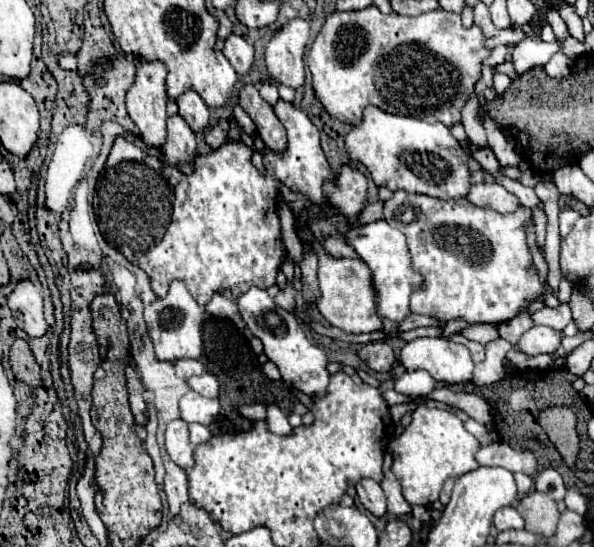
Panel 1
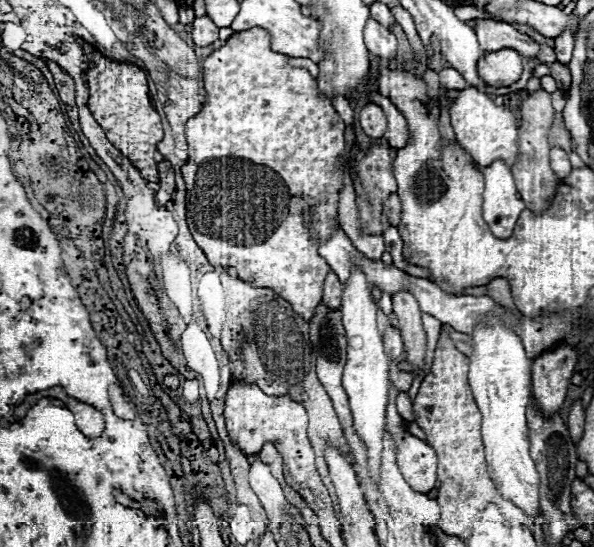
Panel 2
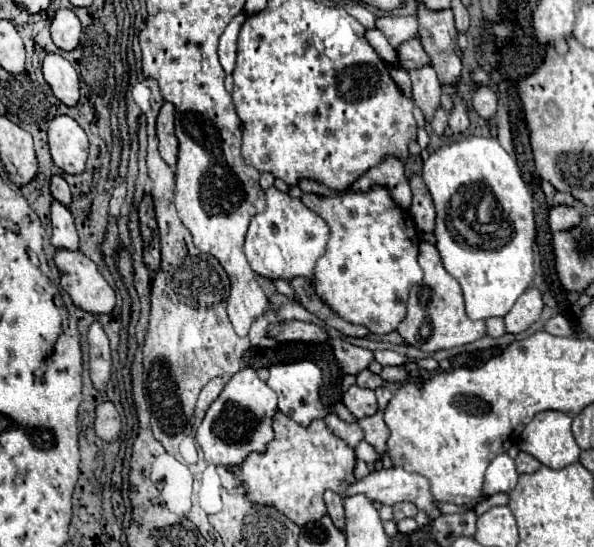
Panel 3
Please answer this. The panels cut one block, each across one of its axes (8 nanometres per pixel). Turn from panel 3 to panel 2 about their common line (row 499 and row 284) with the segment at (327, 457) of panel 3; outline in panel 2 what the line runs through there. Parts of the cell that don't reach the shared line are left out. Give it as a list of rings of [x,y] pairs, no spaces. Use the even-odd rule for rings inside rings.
[[[250,28],[244,32],[234,32],[230,36],[230,40],[216,52],[212,52],[206,60],[204,60],[204,90],[206,90],[206,98],[202,104],[202,110],[192,116],[186,124],[186,136],[188,136],[188,162],[182,166],[182,176],[186,180],[186,222],[188,228],[198,244],[198,248],[204,250],[208,262],[214,268],[234,268],[238,278],[252,284],[254,288],[270,288],[274,290],[278,296],[282,296],[286,302],[290,302],[290,306],[294,308],[294,312],[298,312],[306,322],[312,320],[314,316],[314,308],[320,304],[322,300],[322,284],[326,274],[330,272],[330,266],[326,264],[326,260],[322,260],[322,256],[318,254],[318,248],[322,240],[328,240],[332,236],[332,232],[336,228],[340,228],[340,220],[338,220],[338,198],[340,198],[340,190],[344,186],[344,150],[346,150],[346,140],[344,140],[344,122],[342,118],[336,114],[336,110],[332,108],[330,98],[322,96],[322,92],[318,92],[316,88],[316,80],[308,74],[306,68],[294,68],[288,64],[288,56],[286,54],[278,54],[270,48],[270,34],[264,28]],[[278,176],[282,178],[282,182],[286,184],[288,194],[282,192],[282,186],[278,186]],[[312,210],[312,222],[308,222],[304,218],[304,212]]]

